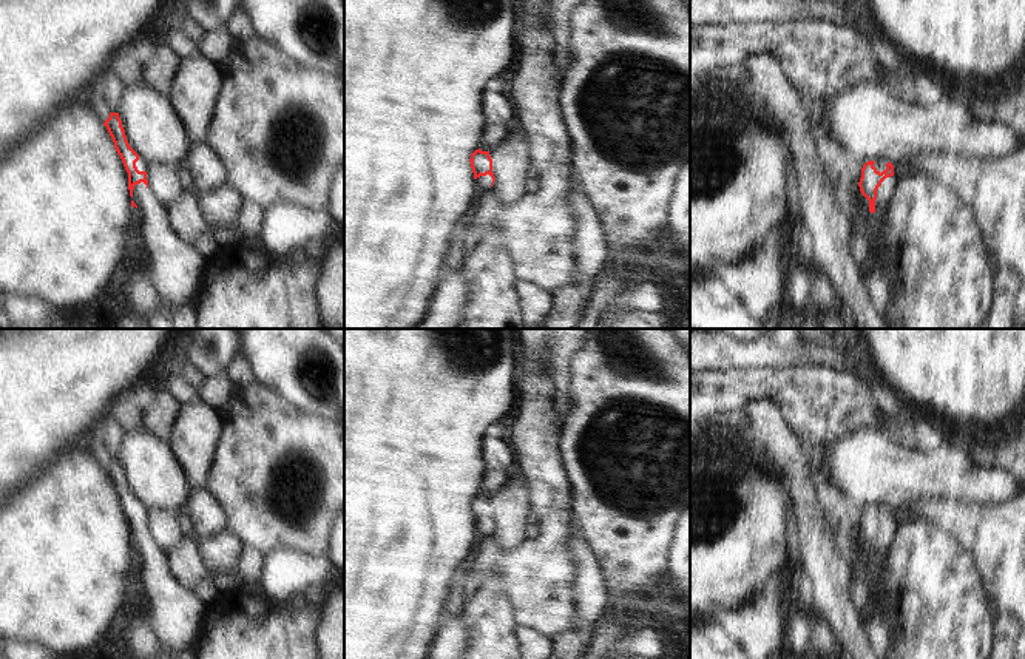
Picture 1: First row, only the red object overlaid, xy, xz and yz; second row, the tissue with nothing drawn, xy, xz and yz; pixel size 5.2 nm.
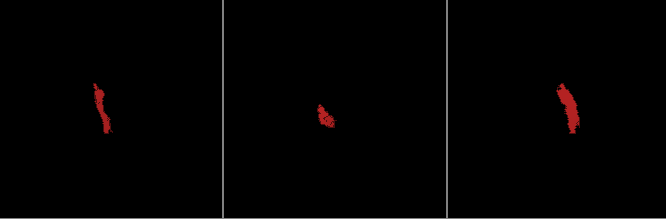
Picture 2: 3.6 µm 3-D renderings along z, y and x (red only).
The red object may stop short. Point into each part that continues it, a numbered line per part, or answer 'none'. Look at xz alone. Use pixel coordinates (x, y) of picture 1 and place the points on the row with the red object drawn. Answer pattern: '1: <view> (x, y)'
1: xz (483, 182)

